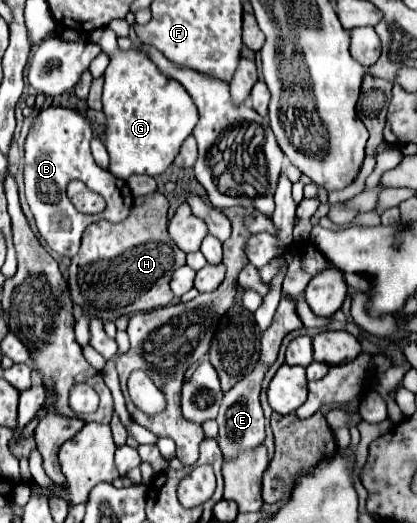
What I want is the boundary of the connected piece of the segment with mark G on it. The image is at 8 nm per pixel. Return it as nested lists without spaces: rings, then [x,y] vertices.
[[[107,27],[91,31],[89,41],[103,47],[109,55],[103,85],[103,113],[107,117],[105,147],[111,157],[109,171],[127,179],[131,175],[161,175],[175,159],[181,143],[191,135],[199,121],[199,113],[189,99],[189,93],[157,69],[143,51],[121,51],[113,31]]]

